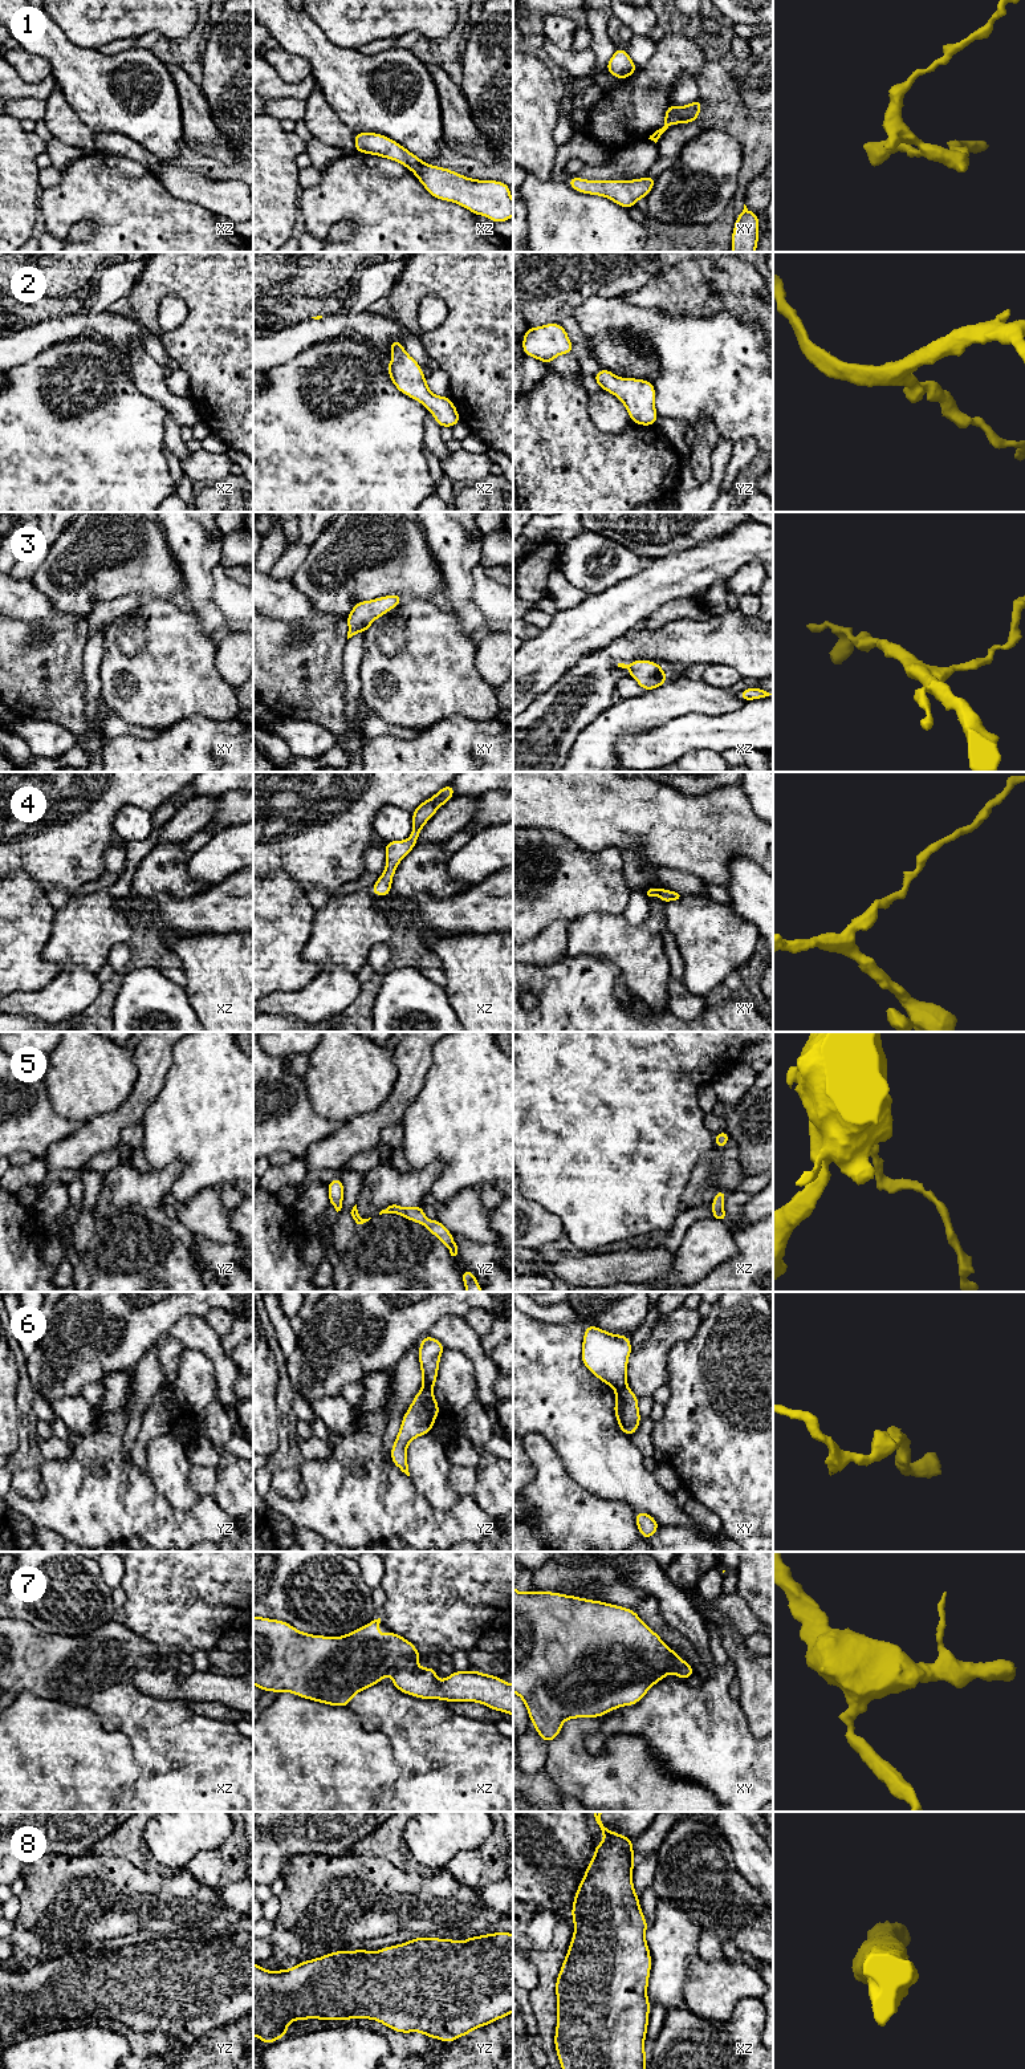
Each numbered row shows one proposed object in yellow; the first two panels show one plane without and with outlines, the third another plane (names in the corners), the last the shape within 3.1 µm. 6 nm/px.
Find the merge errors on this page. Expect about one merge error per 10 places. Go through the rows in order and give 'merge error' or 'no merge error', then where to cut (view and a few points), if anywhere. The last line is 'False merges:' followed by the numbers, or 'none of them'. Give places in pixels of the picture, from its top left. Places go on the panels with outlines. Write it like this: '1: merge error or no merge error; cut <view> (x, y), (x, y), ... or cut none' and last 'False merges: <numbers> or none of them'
1: merge error; cut xy (678, 108), (680, 122)
2: no merge error; cut none
3: no merge error; cut none
4: no merge error; cut none
5: no merge error; cut none
6: no merge error; cut none
7: no merge error; cut none
8: no merge error; cut none
False merges: 1

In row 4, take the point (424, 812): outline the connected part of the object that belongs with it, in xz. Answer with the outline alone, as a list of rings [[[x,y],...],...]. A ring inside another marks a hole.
[[[448,784],[443,786],[435,796],[423,801],[415,810],[412,810],[412,832],[408,840],[386,842],[386,869],[379,879],[370,887],[377,897],[389,897],[389,894],[391,893],[392,877],[399,862],[418,844],[418,838],[424,824],[432,818],[435,812],[443,804],[452,800],[453,793],[453,785]]]

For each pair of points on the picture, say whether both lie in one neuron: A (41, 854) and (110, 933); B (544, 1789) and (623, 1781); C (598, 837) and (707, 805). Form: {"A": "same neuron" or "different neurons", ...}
{"A": "different neurons", "B": "different neurons", "C": "same neuron"}

